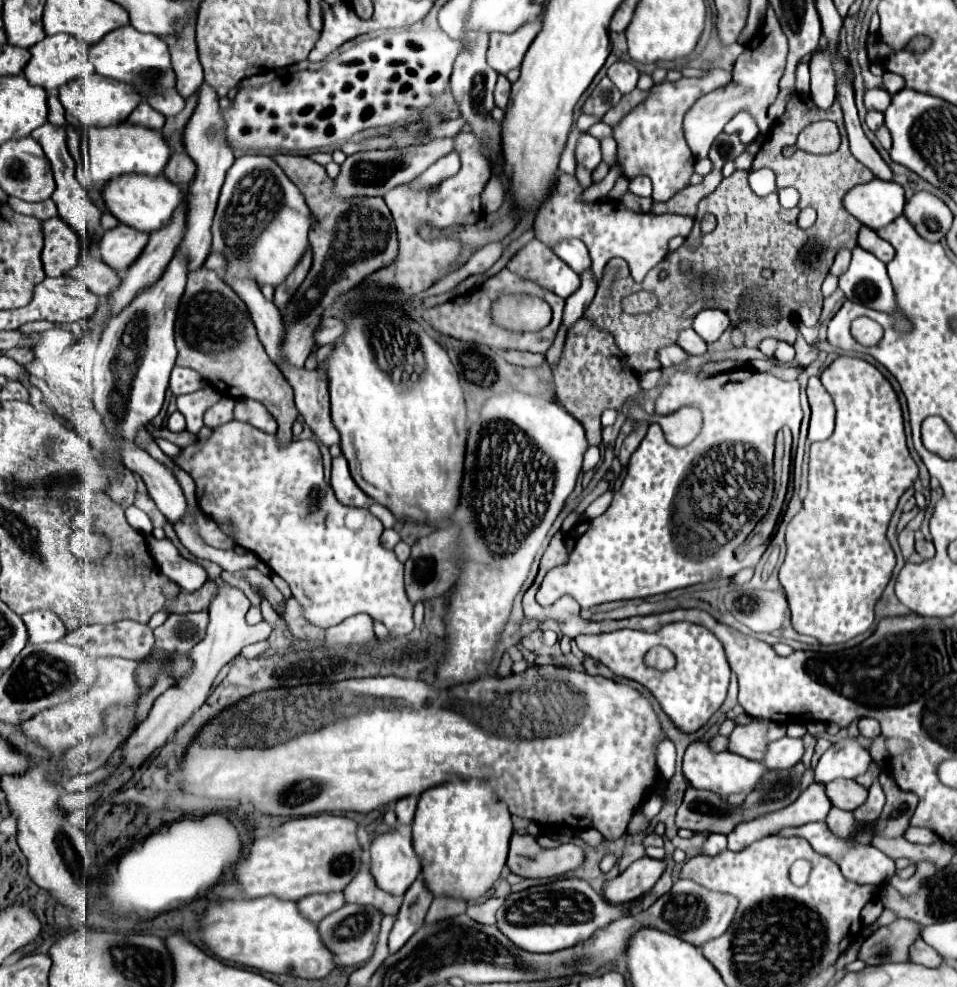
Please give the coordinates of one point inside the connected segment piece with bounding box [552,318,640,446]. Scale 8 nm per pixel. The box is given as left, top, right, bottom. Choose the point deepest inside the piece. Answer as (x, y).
(590, 376)

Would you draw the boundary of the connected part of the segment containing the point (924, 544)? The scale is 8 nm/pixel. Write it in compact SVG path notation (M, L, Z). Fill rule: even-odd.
M918 540L916 552L920 554L922 560L930 560L930 558L934 558L934 544L930 540Z

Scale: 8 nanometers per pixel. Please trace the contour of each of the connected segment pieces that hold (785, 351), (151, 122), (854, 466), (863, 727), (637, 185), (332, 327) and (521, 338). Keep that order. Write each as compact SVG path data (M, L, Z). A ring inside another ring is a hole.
M778 342L776 352L774 352L774 358L780 360L780 362L790 362L792 356L794 356L794 348L790 344L786 344L786 342Z
M140 102L138 108L132 112L132 116L128 116L128 124L140 124L150 130L162 130L164 122L166 118L160 116L160 112L156 112L148 102Z
M838 356L822 372L822 384L830 392L830 396L834 398L834 404L836 404L836 430L830 436L830 440L816 442L816 444L813 443L811 446L808 491L802 502L802 509L792 518L792 522L786 528L786 546L788 546L788 552L786 552L784 564L780 566L780 584L782 584L784 592L786 592L790 610L792 610L792 628L798 634L814 636L820 644L842 644L842 642L848 642L854 636L866 632L872 626L872 622L874 622L874 608L876 608L876 604L878 604L878 600L880 600L886 584L890 582L896 565L895 553L886 537L887 529L900 496L904 494L906 488L910 488L914 484L914 478L918 476L918 468L916 468L916 462L910 458L910 452L906 448L904 420L902 420L902 408L900 408L898 396L896 396L894 388L890 386L890 382L884 378L884 374L880 374L880 370L876 366L872 366L870 362L866 362L862 358Z
M862 718L862 720L858 722L858 728L860 728L860 734L862 734L864 738L874 740L874 738L880 736L880 724L878 724L874 718Z
M636 176L630 180L630 192L636 196L650 196L652 194L652 184L648 176Z
M322 318L320 326L314 332L314 342L316 346L324 346L324 344L332 344L338 336L342 336L344 332L344 324L338 318Z
M502 268L496 276L488 278L482 288L476 288L464 296L456 296L452 298L450 302L446 304L440 304L440 306L434 306L434 308L428 308L426 310L426 320L434 326L434 330L442 332L442 334L448 334L452 338L458 338L458 340L468 340L468 342L478 342L478 344L488 344L490 348L498 348L498 350L508 350L508 348L514 348L514 350L528 350L528 352L540 352L544 354L552 342L554 342L554 336L556 336L556 330L562 322L562 312L564 312L564 300L560 296L556 296L554 292L542 288L540 284L532 282L532 280L524 280L520 278L518 274L510 272L508 268ZM514 292L526 292L526 294L534 294L534 296L540 296L544 298L550 306L552 306L552 324L548 324L546 328L538 330L538 332L510 332L510 330L502 330L498 328L496 324L492 324L492 318L490 318L490 304L500 296L500 294L514 294Z

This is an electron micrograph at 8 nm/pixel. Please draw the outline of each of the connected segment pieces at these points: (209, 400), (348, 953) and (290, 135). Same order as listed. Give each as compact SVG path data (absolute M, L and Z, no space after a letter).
M208 386L208 388L202 388L198 392L184 394L184 396L176 398L176 406L186 418L188 432L192 432L192 434L200 432L200 428L202 428L202 414L206 412L206 408L216 404L216 398L220 398L218 394L220 394L218 390Z
M344 904L340 910L328 914L318 924L324 944L328 944L328 948L332 948L332 952L336 952L336 964L338 966L356 966L356 964L368 962L372 958L382 918L384 918L384 914L380 910L376 910L374 906Z
M414 24L384 32L374 38L362 38L346 50L330 54L324 62L311 63L308 70L280 76L260 88L242 88L228 108L220 108L226 122L224 136L232 148L238 150L314 150L348 140L350 136L368 128L404 128L412 118L430 110L440 94L448 88L452 66L464 42L450 38L440 28Z

